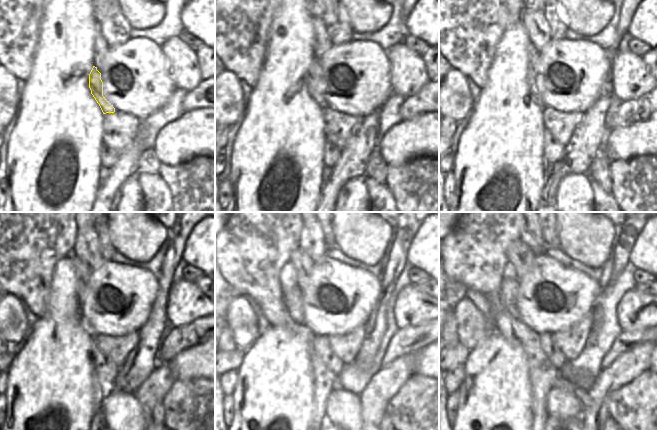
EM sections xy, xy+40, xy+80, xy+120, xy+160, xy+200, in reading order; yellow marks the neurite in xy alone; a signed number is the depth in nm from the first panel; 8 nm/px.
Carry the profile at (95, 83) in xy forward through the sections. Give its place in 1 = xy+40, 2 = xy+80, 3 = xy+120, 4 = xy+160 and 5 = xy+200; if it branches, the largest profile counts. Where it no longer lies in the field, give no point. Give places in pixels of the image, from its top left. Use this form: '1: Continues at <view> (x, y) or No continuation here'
1: Continues at xy+40 (314, 76)
2: Continues at xy+80 (533, 55)
3: Continues at xy+120 (82, 271)
4: Continues at xy+160 (303, 264)
5: Continues at xy+200 (518, 253)

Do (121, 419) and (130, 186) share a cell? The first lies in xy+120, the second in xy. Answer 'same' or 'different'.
same

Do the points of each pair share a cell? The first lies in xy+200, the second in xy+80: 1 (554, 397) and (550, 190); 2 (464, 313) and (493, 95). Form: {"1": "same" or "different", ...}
{"1": "different", "2": "different"}

